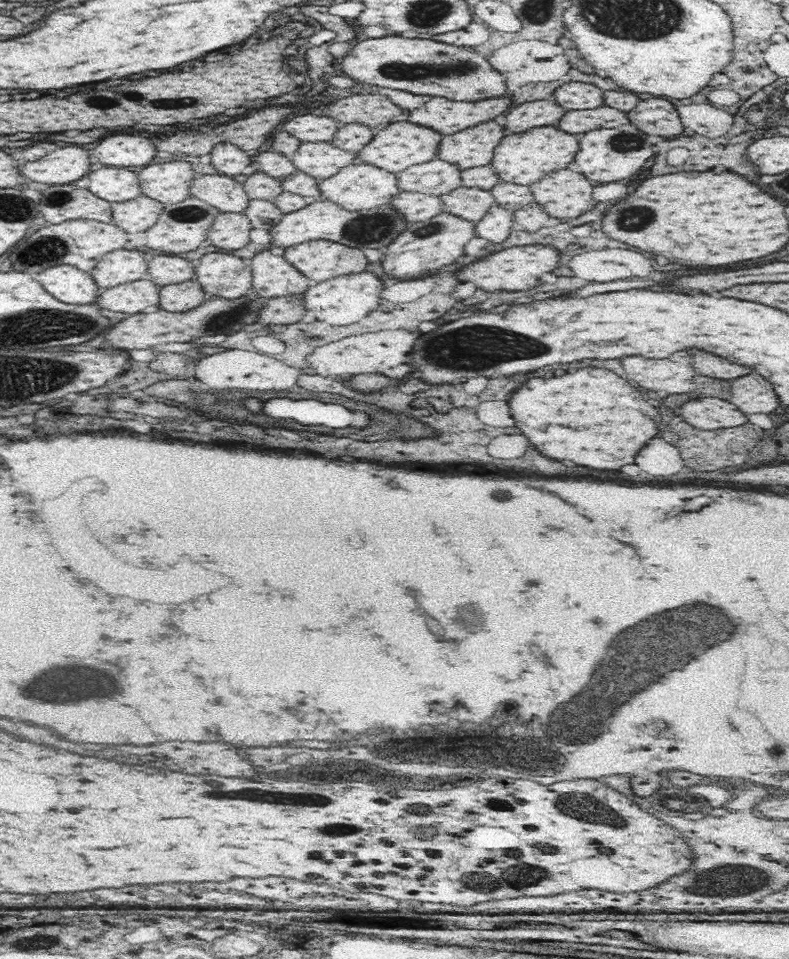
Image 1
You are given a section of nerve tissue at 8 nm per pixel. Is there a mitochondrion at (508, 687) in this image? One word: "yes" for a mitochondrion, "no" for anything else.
no

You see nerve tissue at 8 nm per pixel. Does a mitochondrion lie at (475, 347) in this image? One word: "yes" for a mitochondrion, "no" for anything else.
yes

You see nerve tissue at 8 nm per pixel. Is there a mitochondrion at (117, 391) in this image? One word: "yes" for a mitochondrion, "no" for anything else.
no

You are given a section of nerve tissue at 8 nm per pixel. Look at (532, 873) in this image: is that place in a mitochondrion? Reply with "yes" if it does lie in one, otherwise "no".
yes

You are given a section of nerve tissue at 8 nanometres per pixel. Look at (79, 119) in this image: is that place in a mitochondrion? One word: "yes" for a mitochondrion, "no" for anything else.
no

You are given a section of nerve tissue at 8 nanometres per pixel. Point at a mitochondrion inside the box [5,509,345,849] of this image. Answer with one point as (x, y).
(70, 682)

